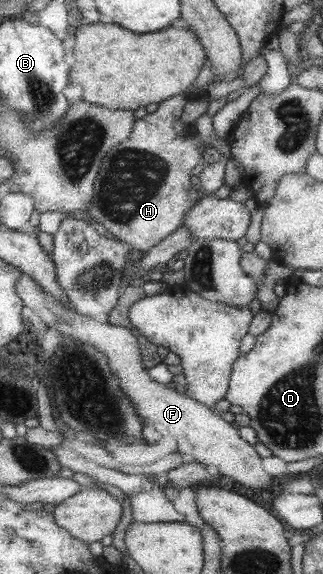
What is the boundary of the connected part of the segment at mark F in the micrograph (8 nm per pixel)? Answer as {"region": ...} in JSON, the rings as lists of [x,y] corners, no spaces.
{"region":[[[23,274],[17,288],[24,305],[32,309],[47,327],[54,328],[63,335],[72,336],[81,343],[90,344],[107,357],[113,374],[131,399],[144,425],[154,426],[161,436],[174,436],[178,452],[183,457],[187,456],[206,464],[216,469],[217,473],[228,476],[230,480],[249,489],[268,490],[272,477],[261,468],[261,458],[255,453],[253,446],[241,440],[238,430],[205,403],[191,398],[187,393],[179,394],[177,390],[153,380],[149,369],[143,364],[140,342],[130,328],[111,325],[109,322],[97,322],[89,316],[77,314],[60,303],[56,296],[43,290],[31,276]]]}

